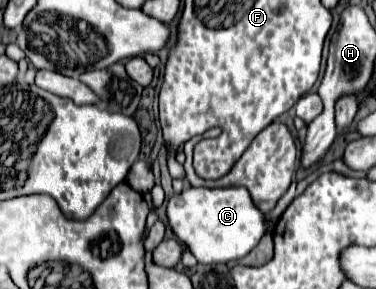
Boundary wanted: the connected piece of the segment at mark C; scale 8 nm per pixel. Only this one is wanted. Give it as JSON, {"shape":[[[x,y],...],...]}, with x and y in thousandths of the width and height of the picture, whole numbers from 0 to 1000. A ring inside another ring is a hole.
{"shape":[[[495,647],[479,675],[457,675],[441,716],[441,779],[457,792],[468,827],[521,889],[527,910],[606,910],[617,896],[644,896],[660,882],[707,806],[702,744],[670,702],[665,668],[649,647]]]}

